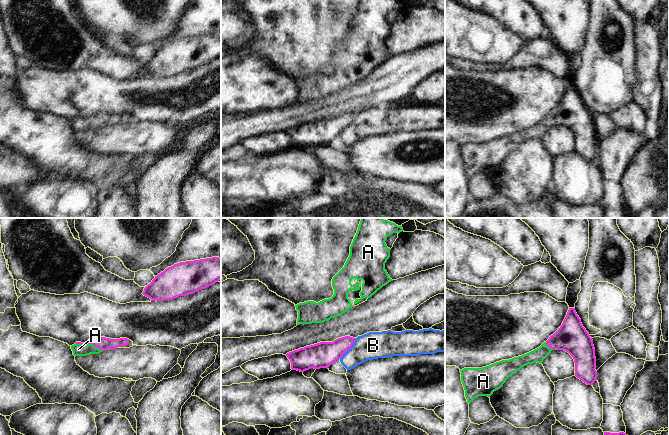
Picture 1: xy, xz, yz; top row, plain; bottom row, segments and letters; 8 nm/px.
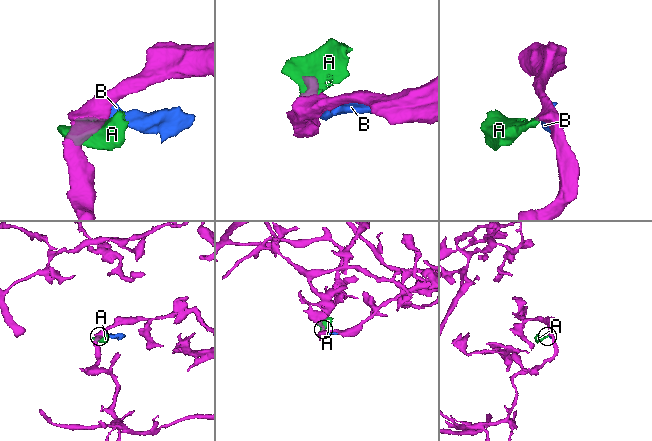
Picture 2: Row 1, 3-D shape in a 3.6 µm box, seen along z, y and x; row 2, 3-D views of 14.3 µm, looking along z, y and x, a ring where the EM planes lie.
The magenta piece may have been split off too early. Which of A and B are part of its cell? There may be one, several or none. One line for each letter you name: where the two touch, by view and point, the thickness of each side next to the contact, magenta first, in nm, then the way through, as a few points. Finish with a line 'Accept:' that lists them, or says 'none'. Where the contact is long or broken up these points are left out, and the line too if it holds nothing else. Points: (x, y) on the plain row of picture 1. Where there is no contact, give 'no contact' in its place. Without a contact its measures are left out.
A: contact xy (89, 119); calibres 100 and 100 nm; way xy (102, 119), (89, 119), (83, 125), (78, 125)
Accept: A

